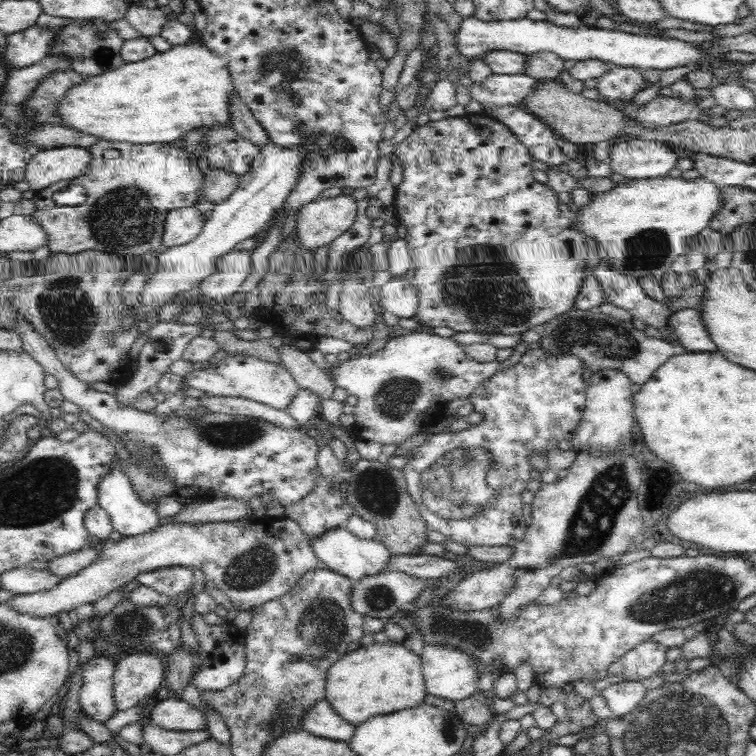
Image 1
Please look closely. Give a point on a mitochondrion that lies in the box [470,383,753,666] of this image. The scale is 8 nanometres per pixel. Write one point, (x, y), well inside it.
(702, 592)

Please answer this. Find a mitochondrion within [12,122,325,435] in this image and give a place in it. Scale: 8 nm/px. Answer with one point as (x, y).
(69, 317)

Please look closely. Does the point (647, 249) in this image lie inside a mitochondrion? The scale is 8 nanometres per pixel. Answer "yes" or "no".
yes

